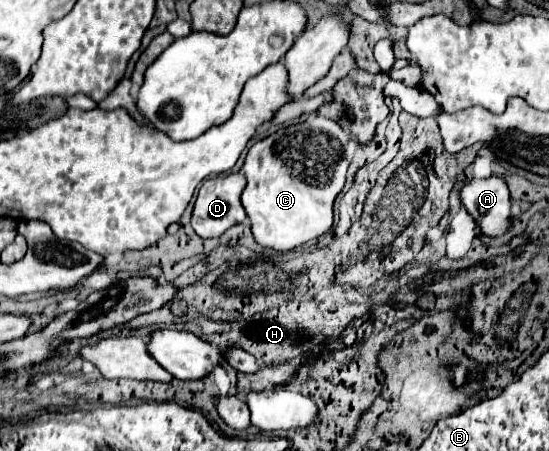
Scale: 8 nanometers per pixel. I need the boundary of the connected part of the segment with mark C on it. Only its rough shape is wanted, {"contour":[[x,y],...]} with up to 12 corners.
{"contour":[[311,115],[249,149],[241,201],[259,245],[331,229],[351,161]]}

